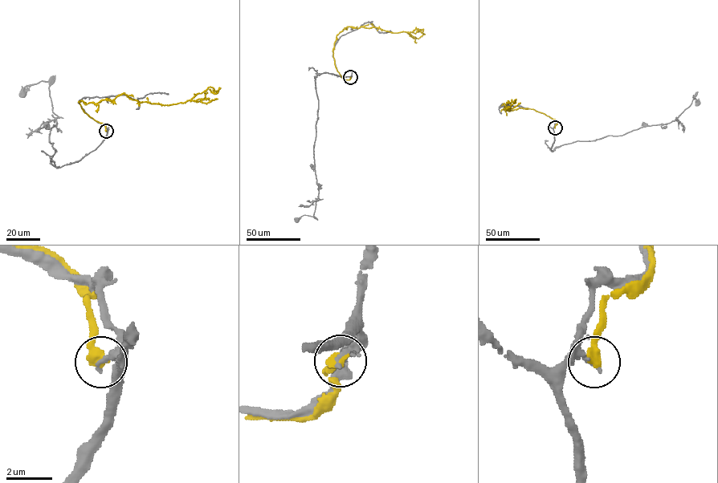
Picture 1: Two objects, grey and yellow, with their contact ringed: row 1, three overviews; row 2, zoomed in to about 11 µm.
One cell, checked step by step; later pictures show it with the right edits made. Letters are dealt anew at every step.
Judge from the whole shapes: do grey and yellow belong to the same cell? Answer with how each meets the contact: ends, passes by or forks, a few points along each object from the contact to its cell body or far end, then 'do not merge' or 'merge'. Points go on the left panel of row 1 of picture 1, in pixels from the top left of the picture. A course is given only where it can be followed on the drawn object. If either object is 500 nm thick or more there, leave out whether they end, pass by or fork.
grey ends; yellow ends; course grey (106, 131), (95, 150), (55, 167), (49, 137), (58, 117), (48, 82), (26, 85), (23, 93); course yellow (106, 131), (79, 102), (97, 103), (125, 94), (140, 102), (177, 103), (209, 87), (217, 92), (210, 89); do not merge

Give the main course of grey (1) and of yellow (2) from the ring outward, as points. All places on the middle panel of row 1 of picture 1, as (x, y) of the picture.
1: (350, 77), (327, 73), (316, 77), (318, 111), (313, 153), (319, 199), (313, 217), (303, 215), (296, 220)
2: (350, 77), (341, 77), (333, 55), (344, 29), (378, 27), (414, 38), (422, 34), (418, 30)

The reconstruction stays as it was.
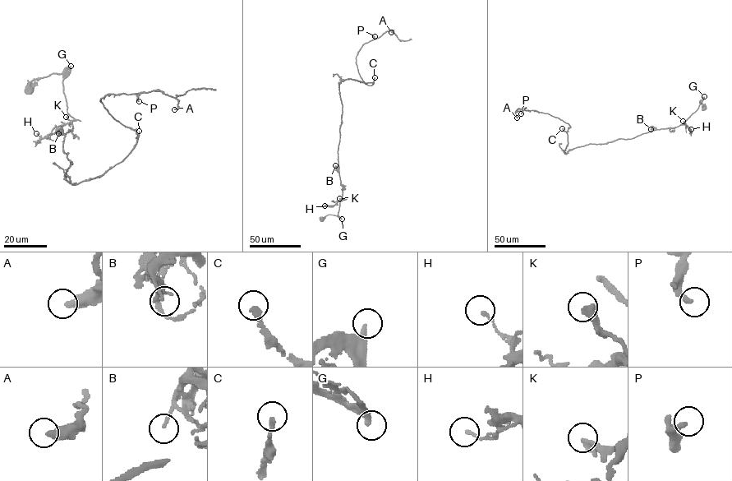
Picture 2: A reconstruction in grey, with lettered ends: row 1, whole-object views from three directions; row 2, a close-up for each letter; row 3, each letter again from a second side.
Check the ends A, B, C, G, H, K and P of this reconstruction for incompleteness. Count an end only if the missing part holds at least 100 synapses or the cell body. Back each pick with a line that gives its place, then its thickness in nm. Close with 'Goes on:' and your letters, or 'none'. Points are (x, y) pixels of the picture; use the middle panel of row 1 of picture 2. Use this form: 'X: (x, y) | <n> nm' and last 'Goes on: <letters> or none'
C: (375, 77) | 200 nm
Goes on: C

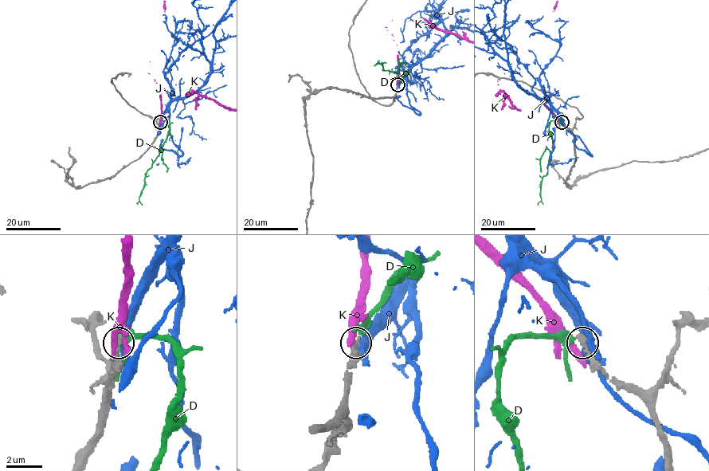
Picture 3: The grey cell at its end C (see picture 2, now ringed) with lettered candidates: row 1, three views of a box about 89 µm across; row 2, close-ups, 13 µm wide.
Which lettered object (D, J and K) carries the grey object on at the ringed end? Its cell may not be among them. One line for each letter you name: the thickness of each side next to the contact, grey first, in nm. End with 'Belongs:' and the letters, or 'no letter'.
Belongs: no letter

